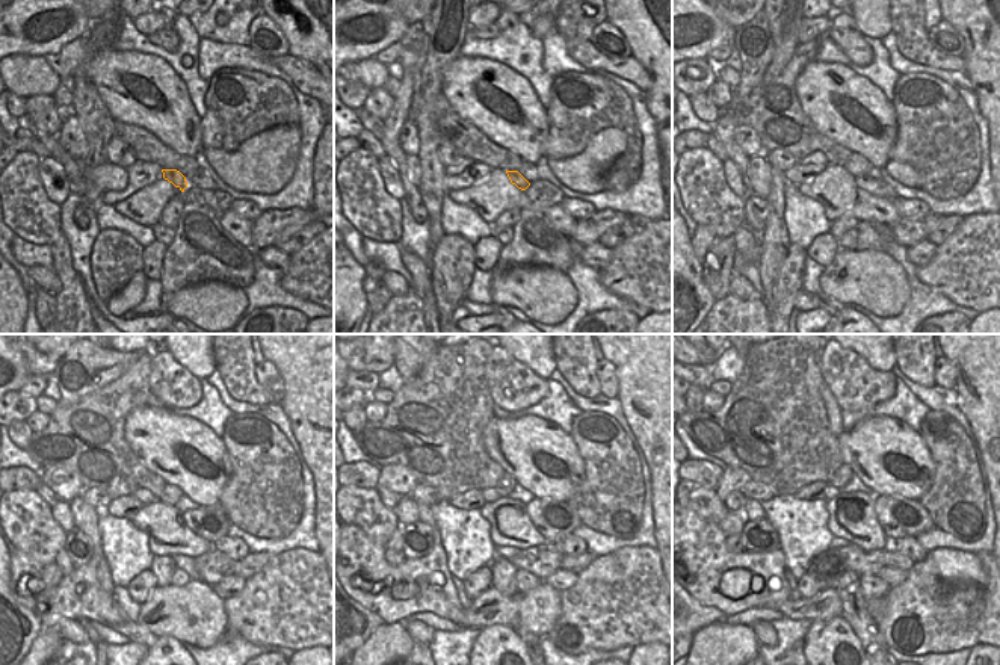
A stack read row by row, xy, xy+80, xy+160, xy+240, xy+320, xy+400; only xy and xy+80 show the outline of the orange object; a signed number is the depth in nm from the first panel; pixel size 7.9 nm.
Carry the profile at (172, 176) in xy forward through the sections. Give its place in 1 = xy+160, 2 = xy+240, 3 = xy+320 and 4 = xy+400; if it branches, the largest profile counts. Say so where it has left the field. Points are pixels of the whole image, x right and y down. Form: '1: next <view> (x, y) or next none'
1: next xy+160 (876, 186)
2: next xy+240 (210, 523)
3: next xy+320 (552, 519)
4: next xy+400 (899, 517)

